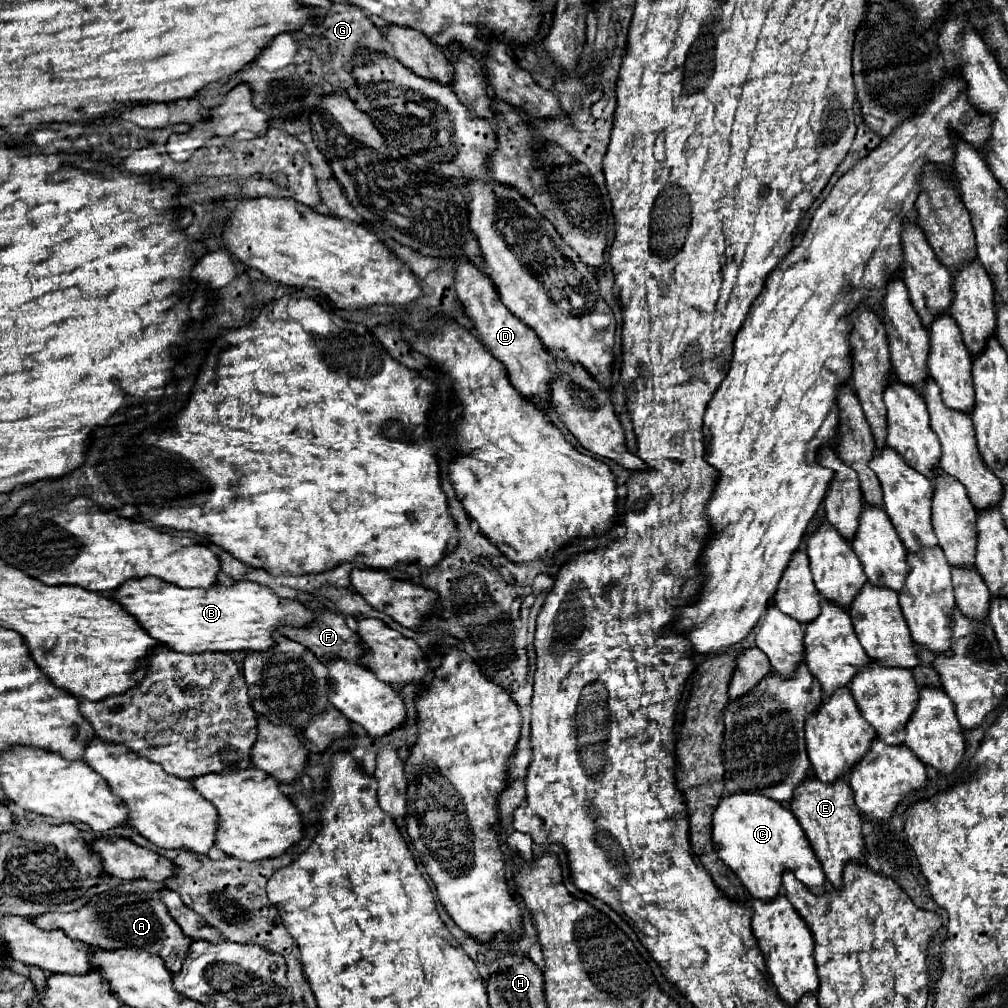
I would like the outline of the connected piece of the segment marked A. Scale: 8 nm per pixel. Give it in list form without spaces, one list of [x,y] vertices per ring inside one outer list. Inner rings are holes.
[[[127,886],[121,890],[113,890],[109,894],[97,896],[83,904],[73,912],[45,912],[41,916],[29,916],[29,920],[43,930],[63,930],[69,938],[81,940],[91,948],[135,948],[145,950],[149,954],[157,954],[163,958],[171,972],[179,972],[179,964],[183,964],[183,956],[187,956],[187,948],[191,940],[183,936],[181,928],[169,916],[167,906],[141,890],[129,892]]]

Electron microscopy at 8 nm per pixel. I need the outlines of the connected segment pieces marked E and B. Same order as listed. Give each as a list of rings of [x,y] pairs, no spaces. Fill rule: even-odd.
[[[807,776],[793,792],[793,800],[789,804],[791,812],[797,816],[799,824],[805,830],[807,840],[811,842],[827,880],[833,886],[841,884],[841,872],[847,862],[865,862],[863,860],[863,834],[861,834],[861,812],[855,808],[853,792],[849,784],[839,778],[831,784],[817,780],[815,776]]]
[[[145,576],[121,584],[111,592],[111,600],[121,604],[151,638],[175,652],[263,652],[273,646],[273,632],[279,626],[307,626],[313,620],[311,610],[301,602],[279,598],[267,586],[251,580],[237,580],[231,586],[215,582],[203,590],[179,588],[155,576]]]

